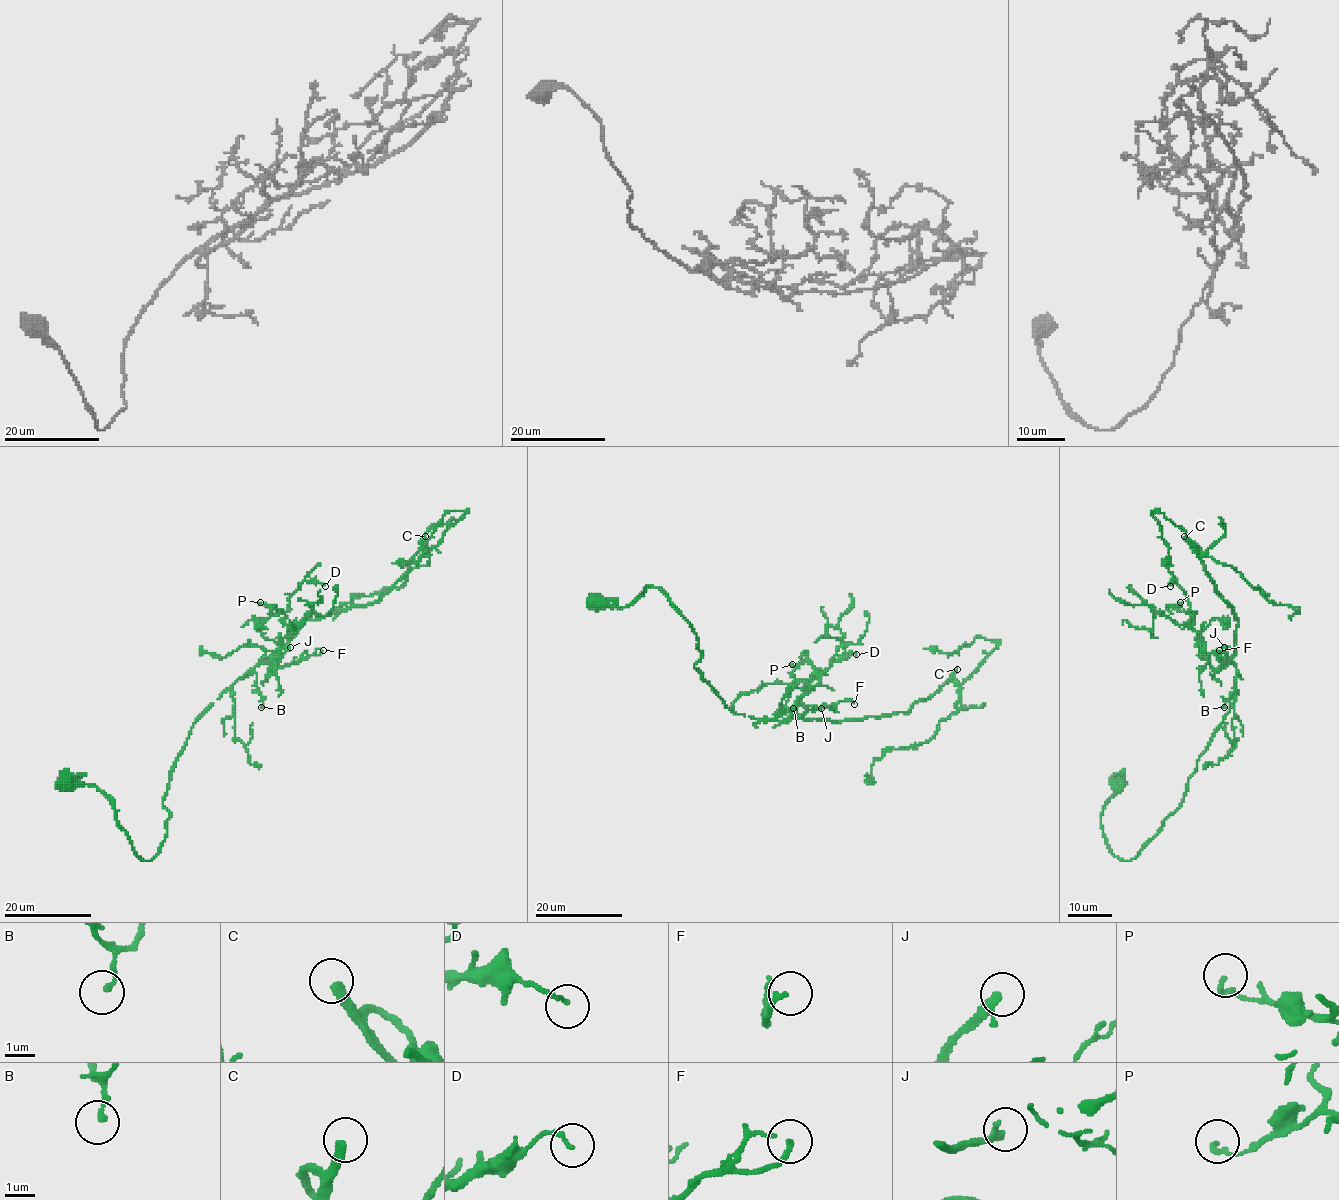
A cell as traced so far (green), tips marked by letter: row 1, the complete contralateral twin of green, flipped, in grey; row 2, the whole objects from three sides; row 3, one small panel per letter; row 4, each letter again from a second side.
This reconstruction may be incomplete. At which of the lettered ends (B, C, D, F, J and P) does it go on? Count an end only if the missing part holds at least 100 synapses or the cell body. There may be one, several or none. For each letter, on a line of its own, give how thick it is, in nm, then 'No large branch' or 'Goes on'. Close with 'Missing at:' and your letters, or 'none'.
B: Thickness 160 nm. No large branch
C: Thickness 280 nm. Goes on
D: Thickness 110 nm. No large branch
F: Thickness 150 nm. No large branch
J: Thickness 240 nm. Goes on
P: Thickness 160 nm. No large branch
Missing at: C, J

